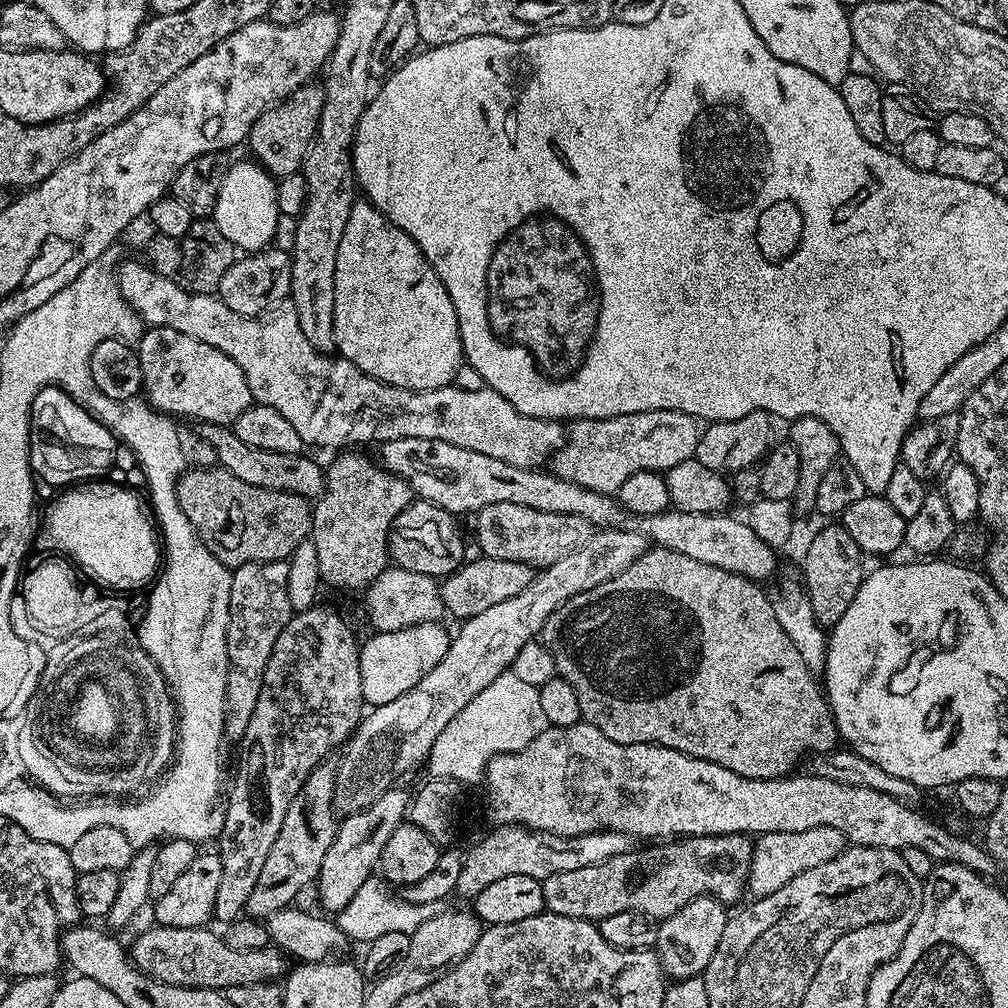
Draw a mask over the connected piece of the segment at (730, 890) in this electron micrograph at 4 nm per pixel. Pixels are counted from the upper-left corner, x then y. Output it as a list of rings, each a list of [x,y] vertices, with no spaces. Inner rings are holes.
[[[735,832],[721,836],[686,836],[657,844],[660,844],[657,848],[644,848],[641,852],[629,850],[626,854],[606,858],[606,862],[582,866],[582,870],[565,870],[563,874],[550,874],[550,878],[542,881],[545,909],[554,914],[562,914],[566,918],[593,922],[610,918],[610,914],[634,910],[659,922],[673,916],[675,912],[682,910],[682,906],[699,896],[712,896],[721,904],[731,906],[740,895],[745,895],[754,845],[751,835]]]

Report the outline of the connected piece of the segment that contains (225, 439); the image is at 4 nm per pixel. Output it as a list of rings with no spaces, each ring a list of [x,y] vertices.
[[[197,423],[195,428],[195,435],[210,442],[210,447],[218,454],[219,467],[230,470],[234,478],[242,478],[242,482],[247,482],[249,486],[298,494],[309,502],[315,501],[324,492],[325,469],[319,468],[308,454],[278,454],[274,450],[257,450],[254,446],[246,446],[246,442],[241,442],[238,434],[234,434],[226,424]]]

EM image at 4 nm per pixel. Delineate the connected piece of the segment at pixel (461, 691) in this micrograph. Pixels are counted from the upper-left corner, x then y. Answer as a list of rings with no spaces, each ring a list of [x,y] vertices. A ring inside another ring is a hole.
[[[606,528],[597,531],[592,539],[586,542],[586,546],[566,554],[566,558],[543,569],[522,594],[514,594],[514,598],[506,598],[506,602],[498,602],[498,606],[490,606],[490,610],[482,610],[482,614],[474,614],[470,619],[463,621],[459,625],[460,633],[455,633],[451,646],[446,650],[446,658],[442,658],[442,662],[438,662],[438,666],[434,666],[434,670],[430,670],[430,674],[426,674],[426,678],[422,678],[418,686],[406,690],[406,694],[394,698],[394,702],[375,705],[357,724],[355,732],[343,749],[344,758],[339,760],[336,770],[335,807],[344,814],[361,812],[363,808],[369,808],[375,800],[382,798],[382,794],[397,787],[407,772],[414,771],[419,764],[421,767],[427,761],[434,742],[438,742],[438,734],[442,734],[442,730],[450,726],[450,718],[461,712],[470,702],[470,698],[482,694],[482,690],[486,690],[486,686],[490,686],[494,678],[509,671],[518,650],[533,643],[543,633],[544,624],[550,618],[550,614],[554,614],[554,610],[558,610],[570,598],[622,574],[626,566],[642,558],[642,554],[646,554],[650,547],[648,537],[639,530],[624,531],[628,530]]]

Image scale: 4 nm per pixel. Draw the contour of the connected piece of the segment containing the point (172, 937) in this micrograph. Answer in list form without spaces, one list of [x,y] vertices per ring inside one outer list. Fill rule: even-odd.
[[[208,926],[202,928],[151,927],[133,942],[132,948],[130,944],[130,960],[141,972],[153,976],[164,984],[173,984],[179,988],[227,990],[234,986],[276,982],[285,975],[285,953],[275,946],[254,950],[234,950],[227,945],[225,937],[219,931],[211,932],[211,927]]]

